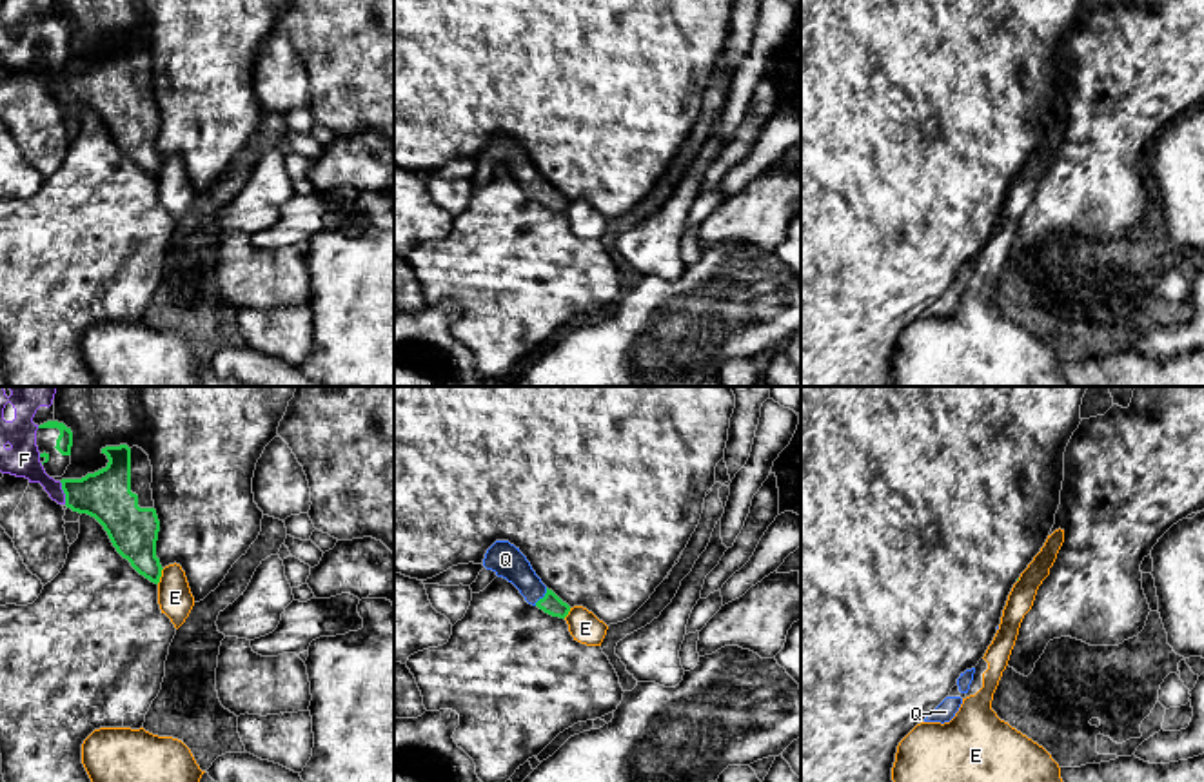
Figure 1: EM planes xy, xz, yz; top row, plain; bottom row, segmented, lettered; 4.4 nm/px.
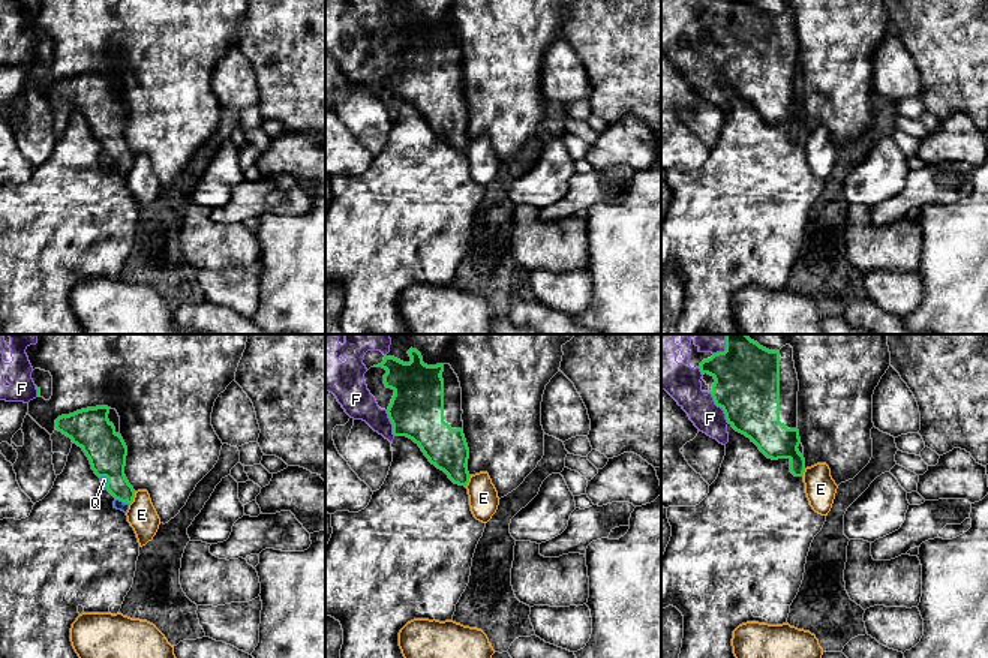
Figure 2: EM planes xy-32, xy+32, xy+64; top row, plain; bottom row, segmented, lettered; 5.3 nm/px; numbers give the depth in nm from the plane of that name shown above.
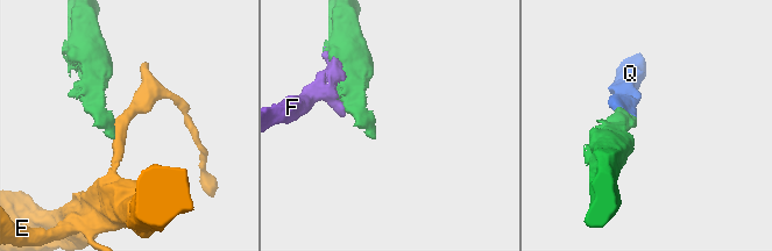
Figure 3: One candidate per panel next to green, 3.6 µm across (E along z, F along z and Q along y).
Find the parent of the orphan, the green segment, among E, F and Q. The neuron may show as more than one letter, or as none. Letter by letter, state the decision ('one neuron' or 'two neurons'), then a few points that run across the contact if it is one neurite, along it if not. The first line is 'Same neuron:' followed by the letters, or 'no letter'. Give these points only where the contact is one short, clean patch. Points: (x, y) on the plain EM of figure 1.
Same neuron: F, Q
E: two neurons; line xy (164, 162), (157, 176)
F: one neuron
Q: one neuron; line xz (551, 196), (543, 191), (505, 153)

